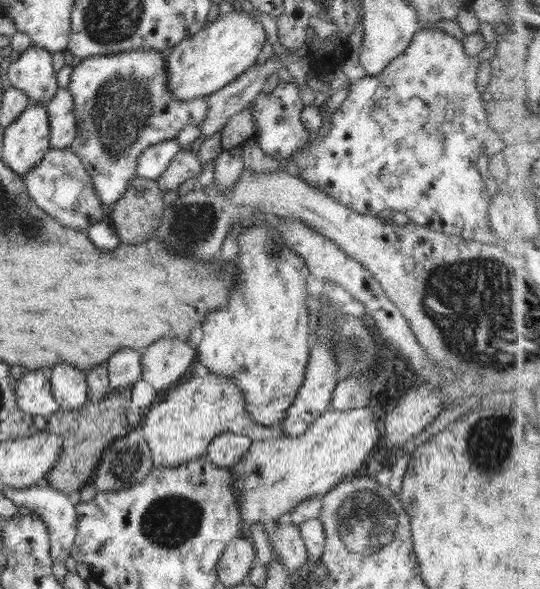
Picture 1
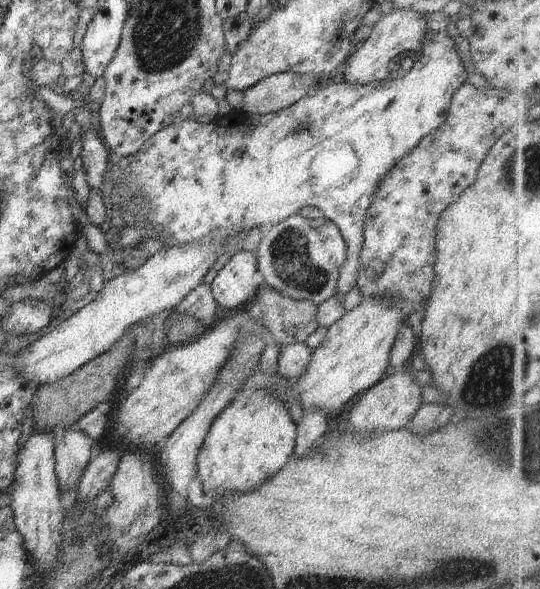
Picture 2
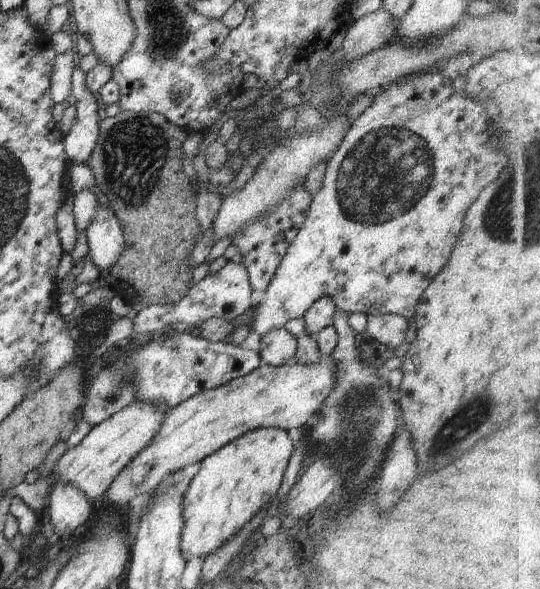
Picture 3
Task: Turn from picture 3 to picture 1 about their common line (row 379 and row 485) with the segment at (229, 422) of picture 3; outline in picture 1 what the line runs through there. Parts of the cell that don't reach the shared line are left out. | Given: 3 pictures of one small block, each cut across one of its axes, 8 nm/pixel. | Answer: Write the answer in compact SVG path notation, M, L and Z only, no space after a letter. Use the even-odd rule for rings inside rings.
M366 406L323 412L300 436L284 436L283 438L274 436L261 441L254 440L248 452L240 458L240 462L228 467L236 477L234 487L238 489L238 497L240 497L242 522L250 526L257 522L271 525L281 520L283 514L290 512L298 503L314 497L320 498L329 493L339 482L346 481L360 472L360 468L365 465L366 458L376 451L381 440L380 436L382 434L378 429L374 409L370 410Z

